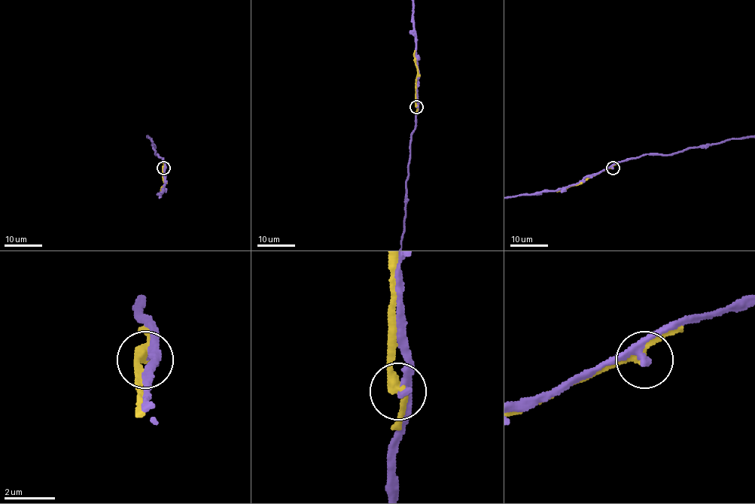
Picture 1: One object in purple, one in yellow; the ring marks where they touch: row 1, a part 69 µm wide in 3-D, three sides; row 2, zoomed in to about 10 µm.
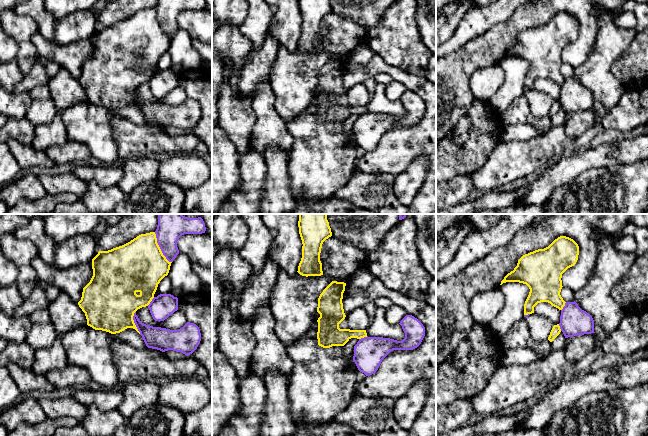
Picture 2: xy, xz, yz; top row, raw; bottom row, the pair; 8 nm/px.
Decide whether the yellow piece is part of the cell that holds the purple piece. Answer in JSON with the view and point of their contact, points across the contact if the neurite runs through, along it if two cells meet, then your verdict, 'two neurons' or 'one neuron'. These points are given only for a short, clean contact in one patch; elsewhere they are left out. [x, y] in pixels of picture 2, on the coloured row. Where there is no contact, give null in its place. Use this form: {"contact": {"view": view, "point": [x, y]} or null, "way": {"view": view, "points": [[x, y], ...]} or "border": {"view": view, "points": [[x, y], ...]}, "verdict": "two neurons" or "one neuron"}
{"contact": {"view": "xy", "point": [160, 248]}, "verdict": "two neurons"}

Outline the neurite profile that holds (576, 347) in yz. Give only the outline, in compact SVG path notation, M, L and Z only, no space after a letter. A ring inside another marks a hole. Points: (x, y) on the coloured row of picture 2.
M595 333L577 335L565 338L565 354L567 359L576 364L587 353L593 350L597 345L597 337Z

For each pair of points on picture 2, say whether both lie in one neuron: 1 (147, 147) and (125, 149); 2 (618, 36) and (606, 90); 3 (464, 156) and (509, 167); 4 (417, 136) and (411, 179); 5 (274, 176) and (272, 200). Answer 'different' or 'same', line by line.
1: same
2: same
3: different
4: different
5: same

